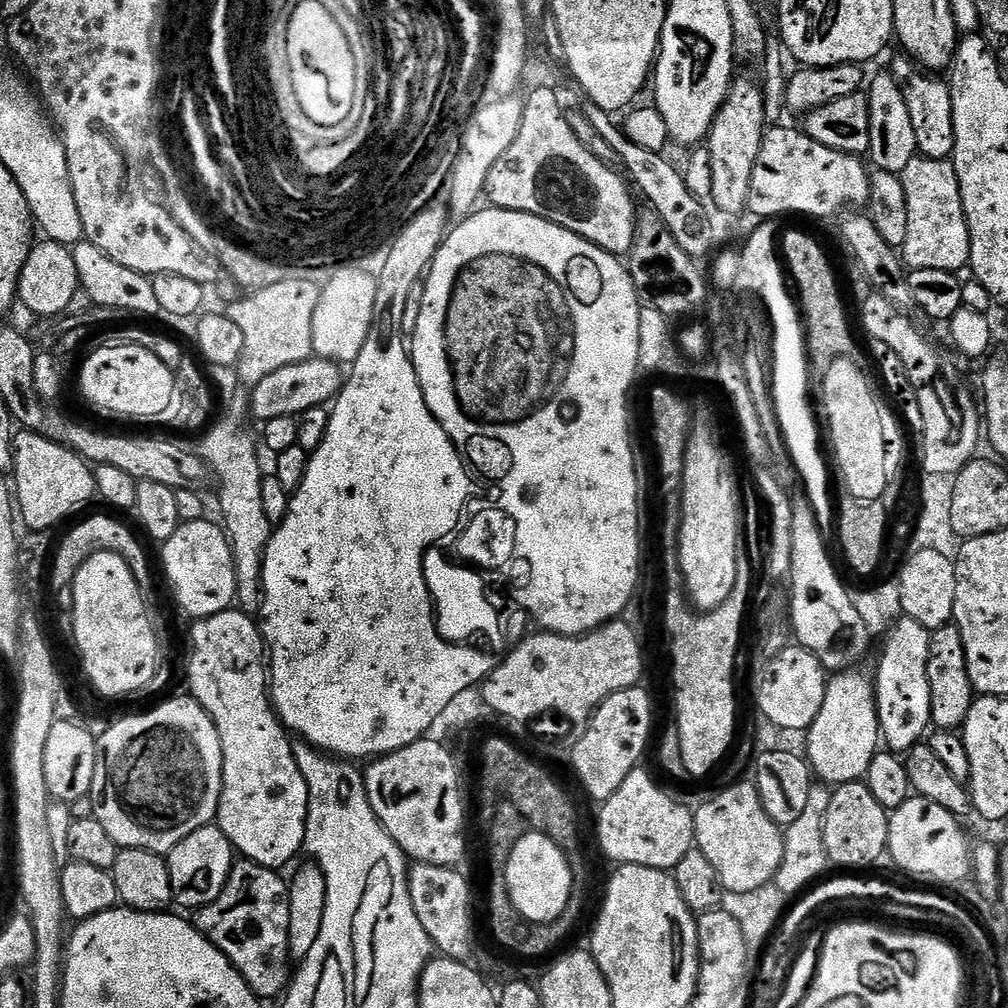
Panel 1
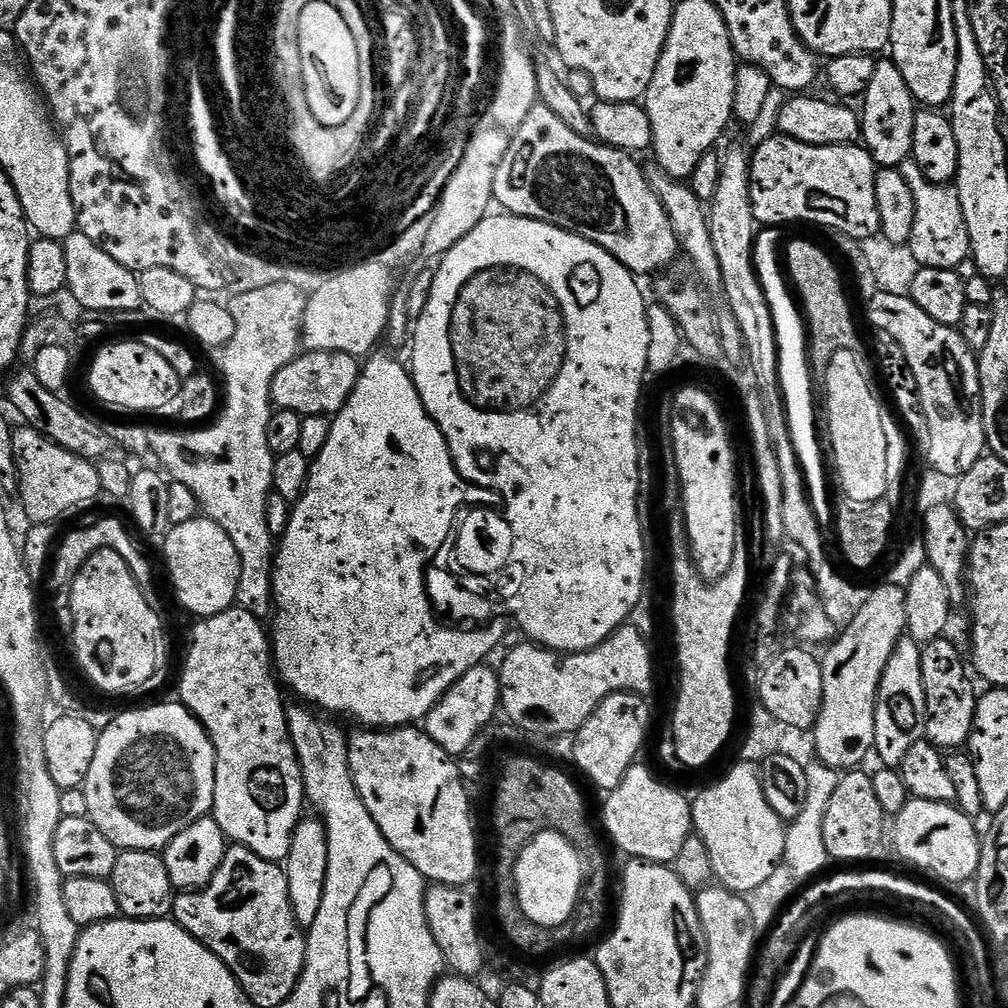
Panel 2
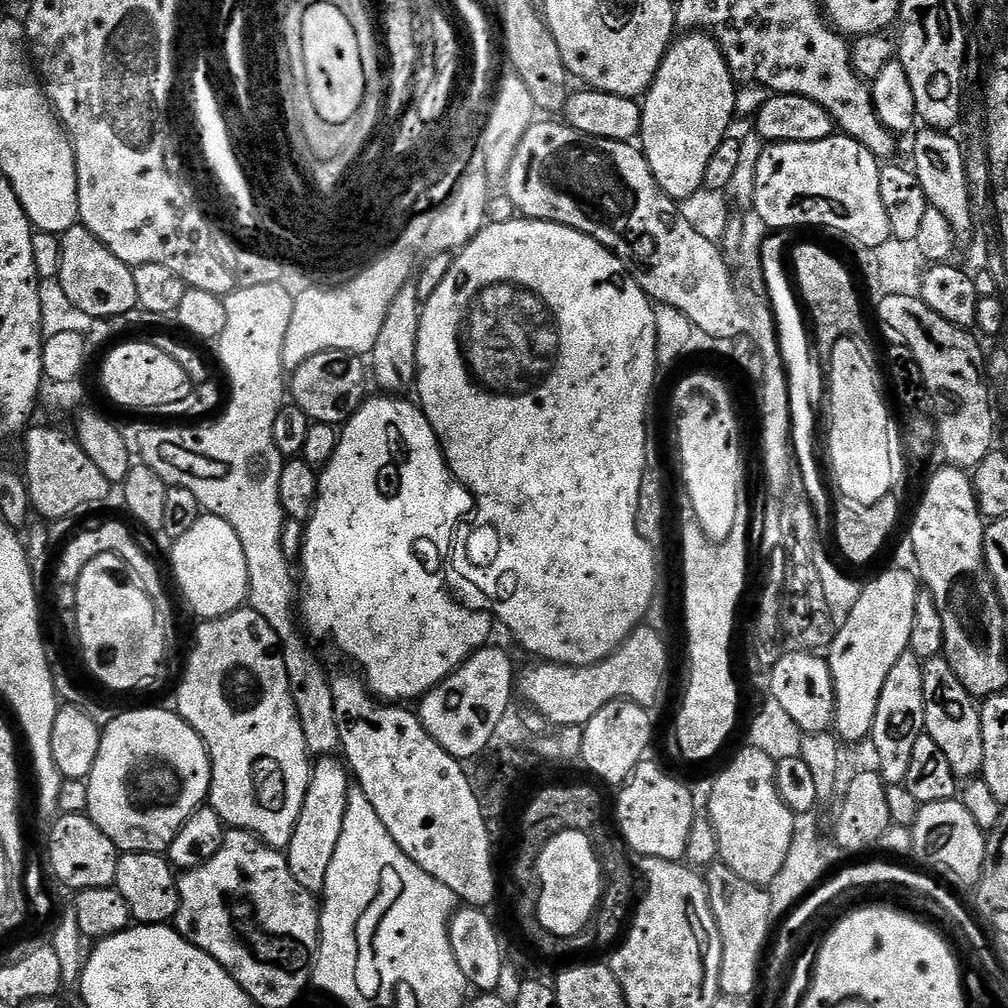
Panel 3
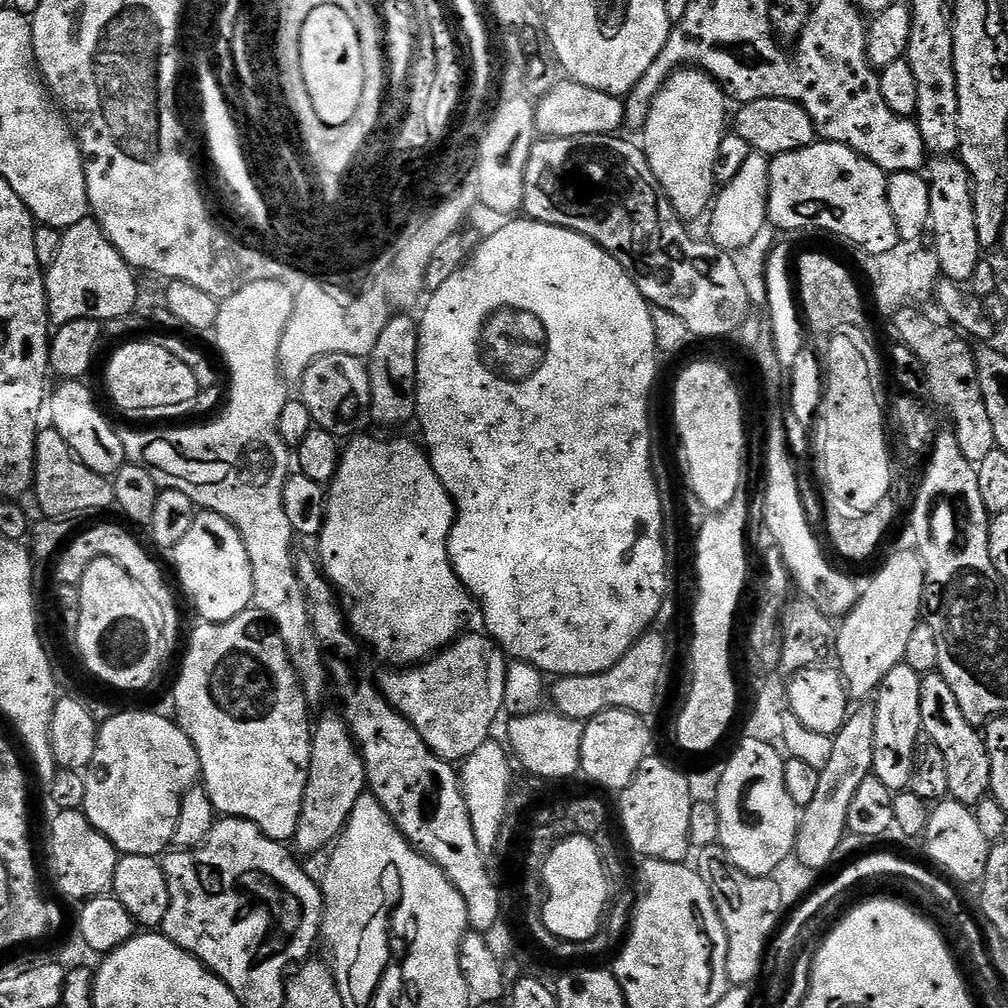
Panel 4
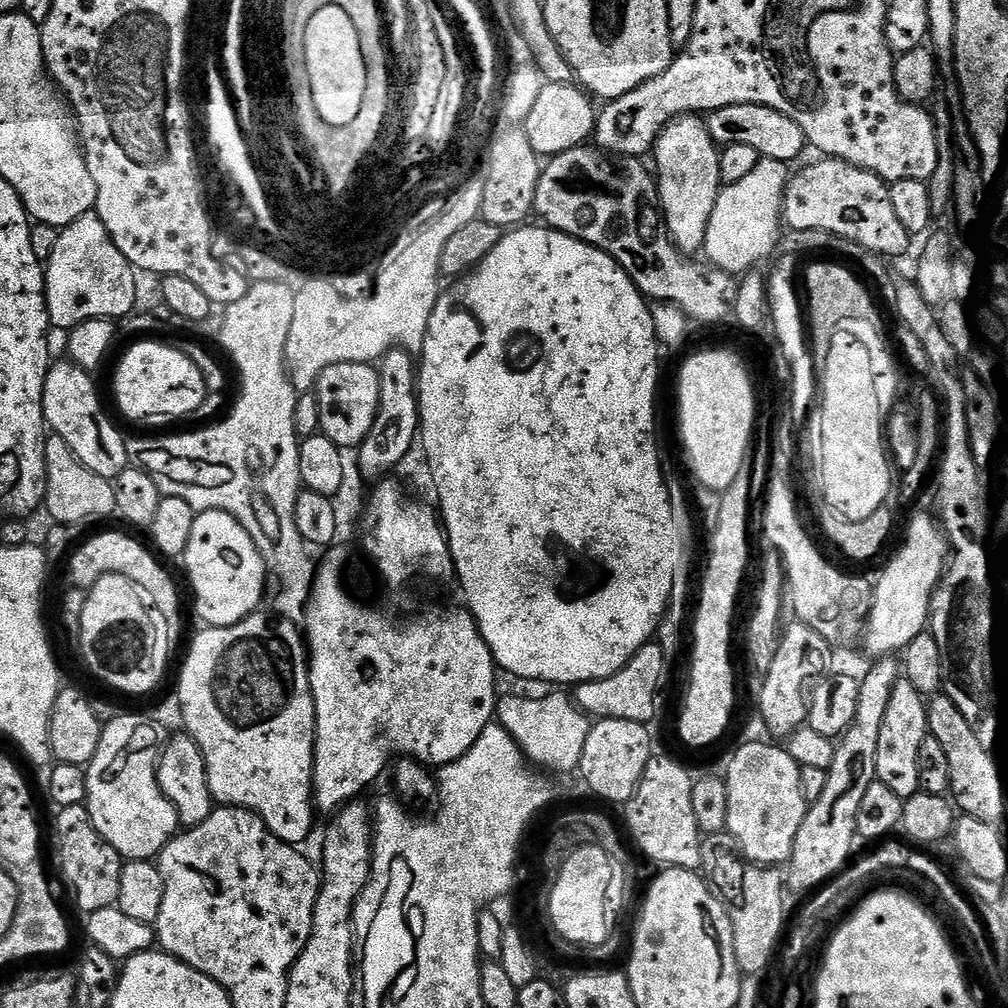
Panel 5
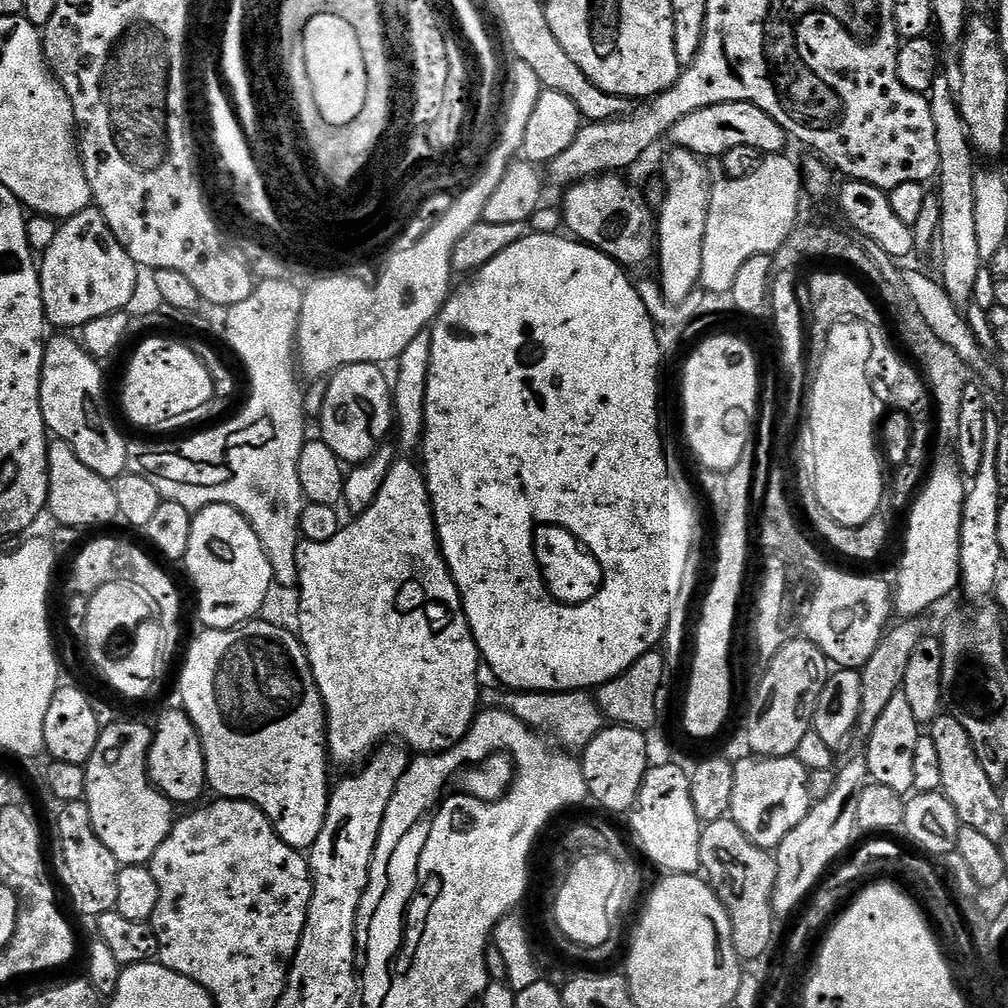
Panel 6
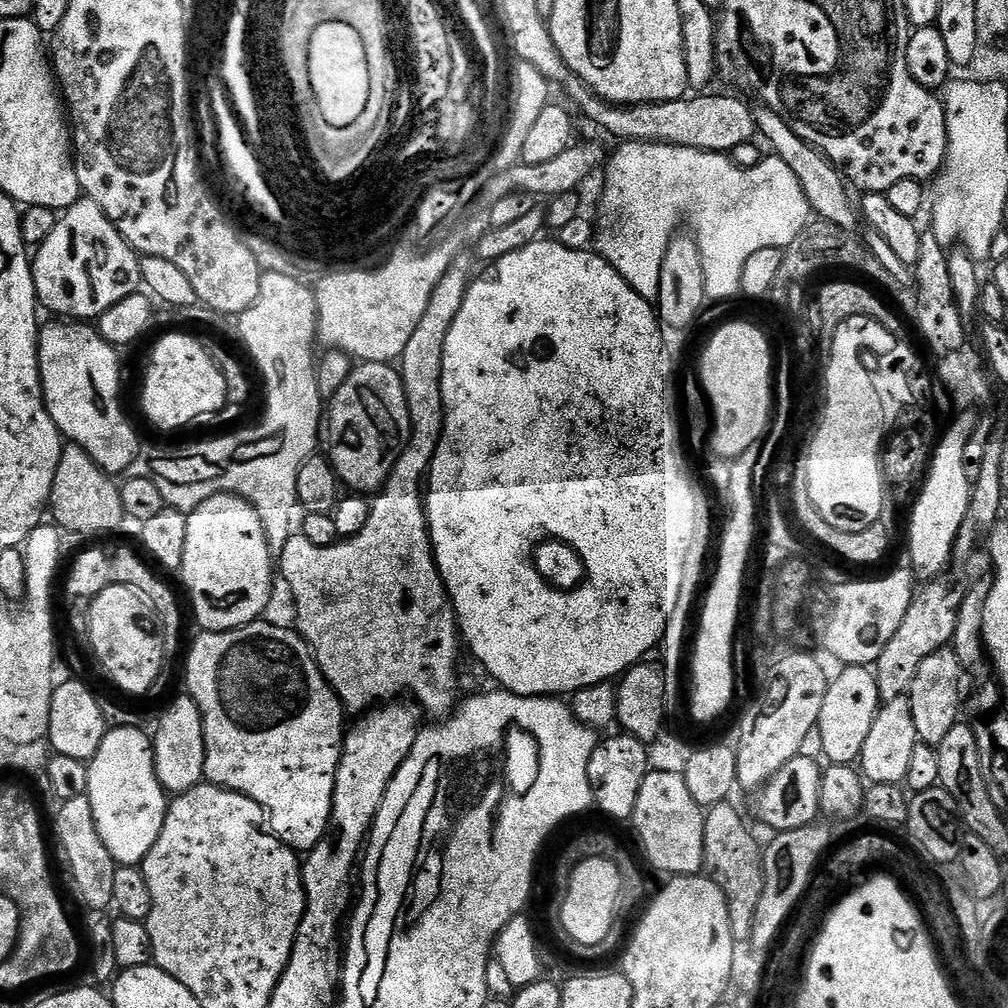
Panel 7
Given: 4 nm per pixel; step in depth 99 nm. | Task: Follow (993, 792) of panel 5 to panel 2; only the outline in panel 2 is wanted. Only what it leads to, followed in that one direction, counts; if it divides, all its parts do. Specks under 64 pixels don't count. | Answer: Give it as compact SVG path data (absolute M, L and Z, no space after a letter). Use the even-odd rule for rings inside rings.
M948 639L932 640L923 645L920 650L922 686L926 690L928 703L926 736L941 750L960 750L972 739L978 691L976 692L975 686L972 685L973 677L970 675L970 664L965 653L963 656L959 646ZM968 672L970 677L968 677Z

